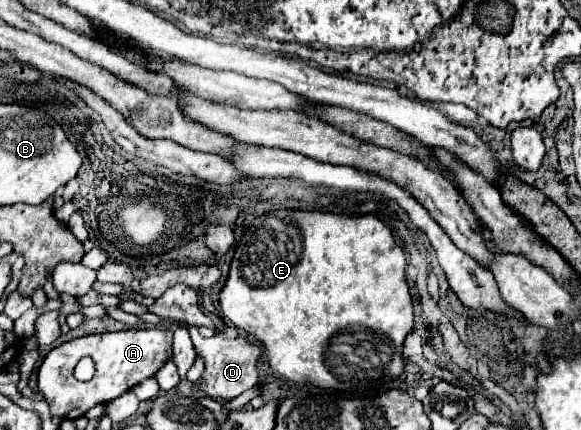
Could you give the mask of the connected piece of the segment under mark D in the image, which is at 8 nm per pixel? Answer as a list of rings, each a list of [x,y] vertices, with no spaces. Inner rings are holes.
[[[187,326],[187,330],[191,334],[197,354],[204,360],[205,371],[198,388],[201,388],[207,396],[231,400],[257,384],[259,374],[257,374],[255,364],[257,364],[257,358],[261,356],[259,346],[253,346],[247,338],[227,338],[225,334],[215,334],[211,338],[203,338],[195,326]]]

